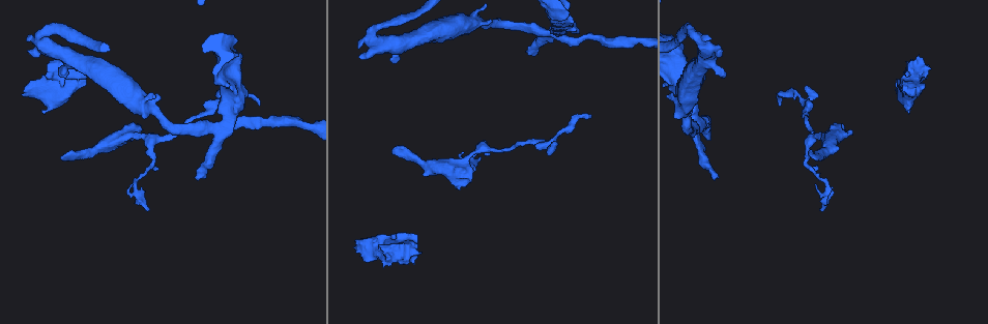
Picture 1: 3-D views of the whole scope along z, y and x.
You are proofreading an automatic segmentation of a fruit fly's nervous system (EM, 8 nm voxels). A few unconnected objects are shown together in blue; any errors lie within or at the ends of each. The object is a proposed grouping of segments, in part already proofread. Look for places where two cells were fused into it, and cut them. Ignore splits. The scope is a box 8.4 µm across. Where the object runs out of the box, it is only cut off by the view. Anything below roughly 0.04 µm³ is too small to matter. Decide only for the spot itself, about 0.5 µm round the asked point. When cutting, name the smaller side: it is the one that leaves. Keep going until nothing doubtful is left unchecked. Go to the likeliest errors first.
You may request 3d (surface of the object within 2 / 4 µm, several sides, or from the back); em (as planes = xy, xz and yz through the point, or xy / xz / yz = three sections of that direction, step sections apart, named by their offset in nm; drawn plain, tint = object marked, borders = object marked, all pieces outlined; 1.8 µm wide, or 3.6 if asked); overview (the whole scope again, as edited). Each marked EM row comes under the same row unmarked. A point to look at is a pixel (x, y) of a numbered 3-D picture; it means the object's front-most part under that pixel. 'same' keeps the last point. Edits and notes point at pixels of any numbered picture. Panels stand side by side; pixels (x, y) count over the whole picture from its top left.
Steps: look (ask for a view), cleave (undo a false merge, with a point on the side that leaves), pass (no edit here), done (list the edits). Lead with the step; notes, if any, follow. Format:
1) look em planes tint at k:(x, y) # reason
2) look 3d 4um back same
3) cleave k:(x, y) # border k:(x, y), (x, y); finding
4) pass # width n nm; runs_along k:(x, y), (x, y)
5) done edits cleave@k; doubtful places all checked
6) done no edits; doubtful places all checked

look 3d 4um at 1:(562, 38) # two arms in line, one across

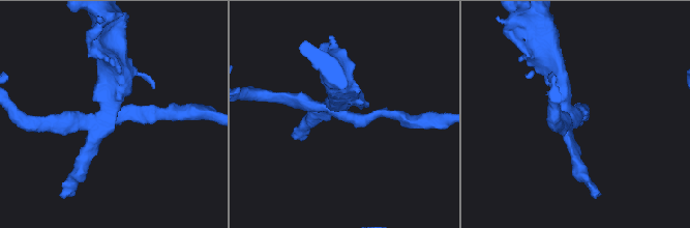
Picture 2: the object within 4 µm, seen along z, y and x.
look em yz step 16 tint at 2:(108, 116)

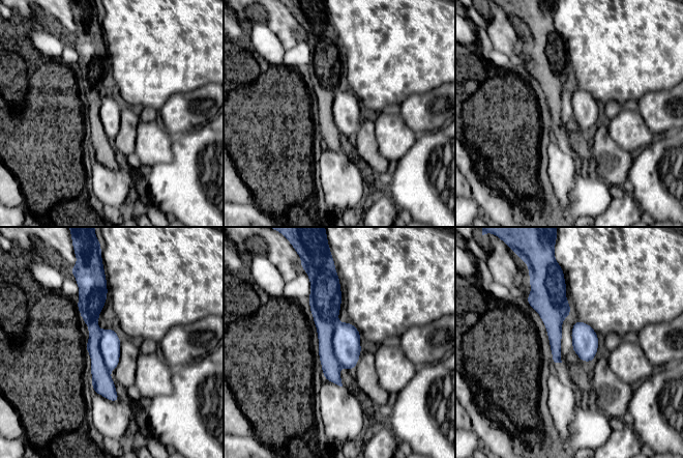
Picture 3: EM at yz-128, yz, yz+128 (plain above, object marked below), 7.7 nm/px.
cleave 3:(325, 312) # border 3:(336, 321), (333, 353), (340, 365); a second cell is stuck on

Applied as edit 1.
look em 3.6um xy step 16 tint at 1:(374, 40) # sudden change in width

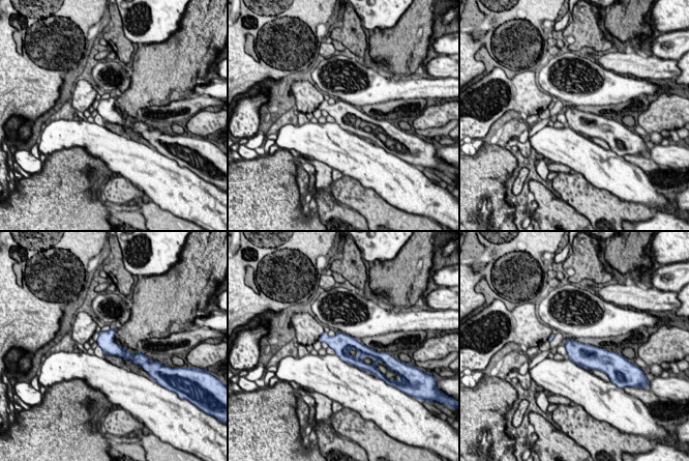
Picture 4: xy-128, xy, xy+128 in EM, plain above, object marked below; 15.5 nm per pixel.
pass # width 220 nm; runs_along 4:(100, 336), (114, 349), (139, 356); all the same cell

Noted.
look em xy step 4 tint at 1:(55, 84) # sharp bend

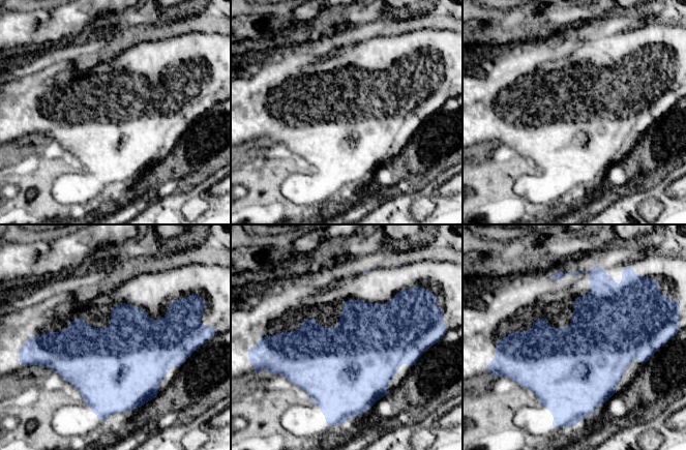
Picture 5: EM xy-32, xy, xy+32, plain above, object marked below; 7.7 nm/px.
look em planes tint same # cut it another way

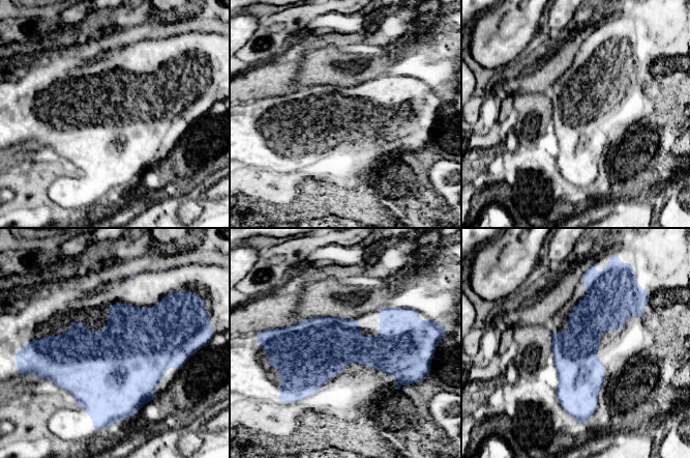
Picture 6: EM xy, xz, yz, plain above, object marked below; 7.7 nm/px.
pass # all the same cell

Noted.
done edits cleave@3; doubtful places all checked

